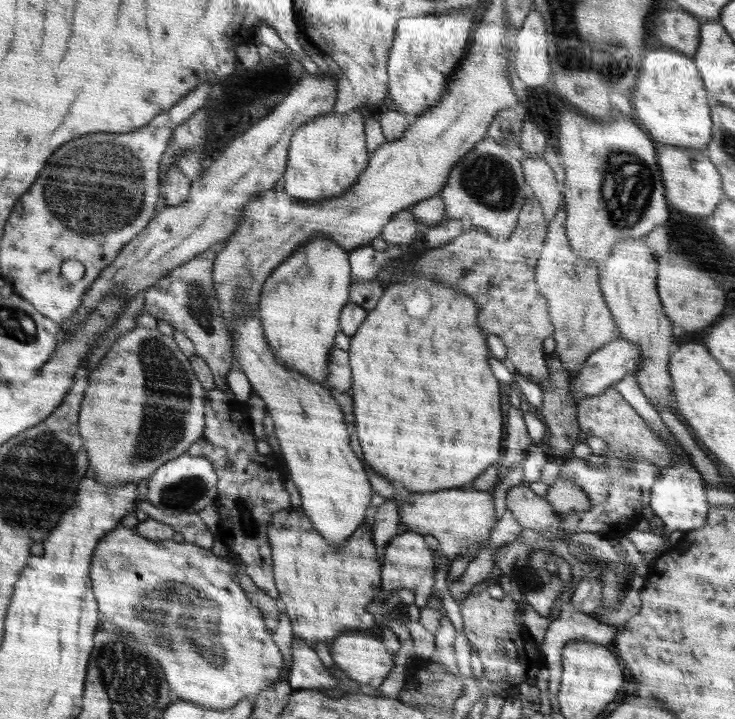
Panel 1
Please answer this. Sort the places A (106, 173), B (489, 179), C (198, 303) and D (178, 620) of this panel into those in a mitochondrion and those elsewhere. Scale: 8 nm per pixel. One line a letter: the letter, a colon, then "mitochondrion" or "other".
A: mitochondrion
B: mitochondrion
C: mitochondrion
D: mitochondrion

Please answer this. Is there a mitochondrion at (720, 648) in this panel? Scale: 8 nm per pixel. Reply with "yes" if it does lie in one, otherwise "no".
no

